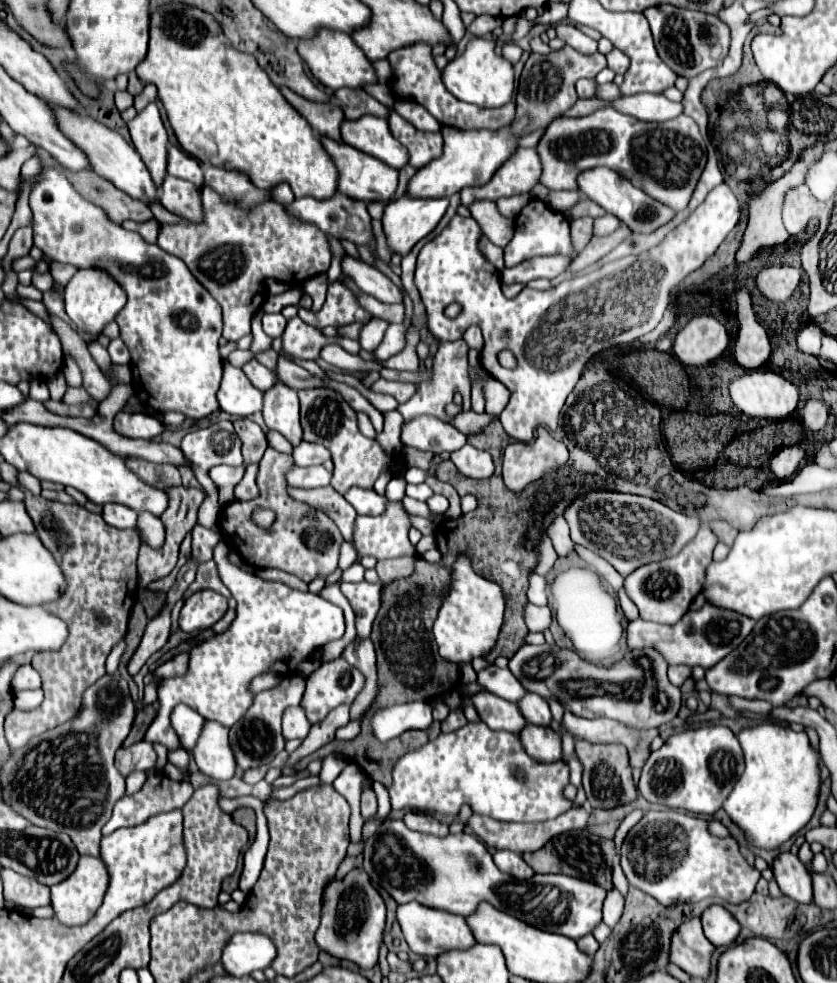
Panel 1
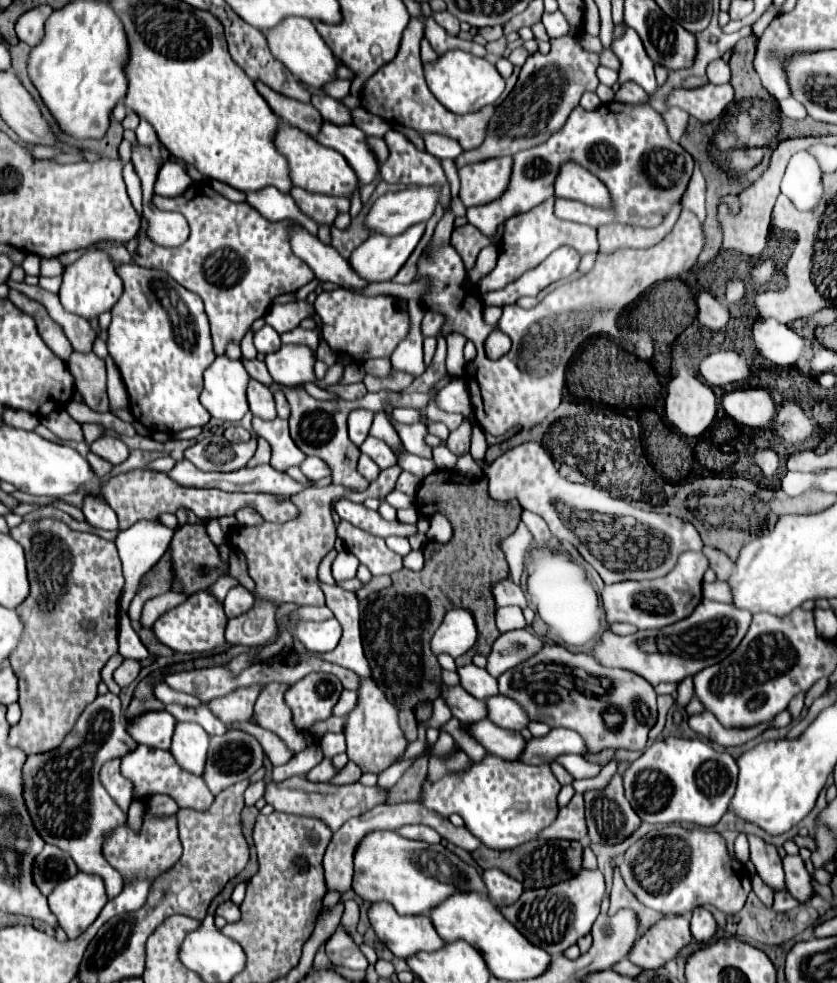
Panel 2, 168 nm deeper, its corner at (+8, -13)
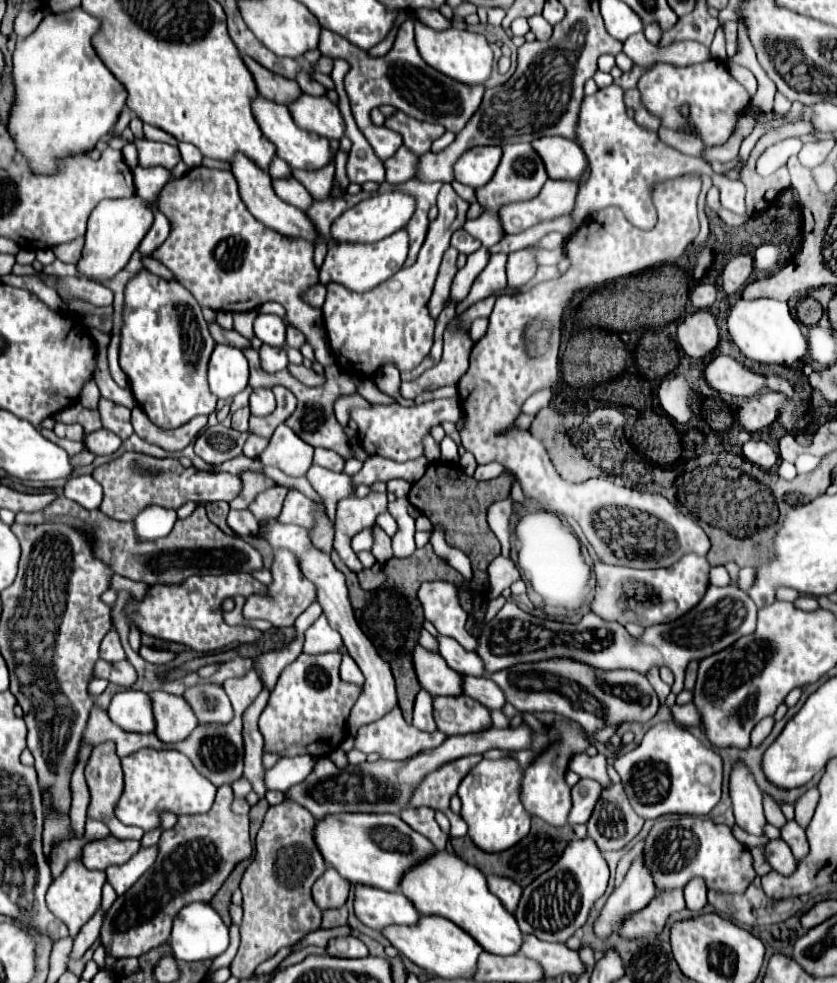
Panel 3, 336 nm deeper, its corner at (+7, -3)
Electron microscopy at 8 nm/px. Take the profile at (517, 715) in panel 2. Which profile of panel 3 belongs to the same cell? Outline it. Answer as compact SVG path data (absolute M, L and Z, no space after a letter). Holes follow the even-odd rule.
M462 675L462 693L480 701L486 709L502 709L502 705L506 703L506 697L498 689L498 685L494 685L492 679L484 677Z

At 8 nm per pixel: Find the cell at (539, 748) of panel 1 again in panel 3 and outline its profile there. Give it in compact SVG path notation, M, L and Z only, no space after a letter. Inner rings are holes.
M466 695L434 697L434 721L446 735L474 733L492 725L488 709Z

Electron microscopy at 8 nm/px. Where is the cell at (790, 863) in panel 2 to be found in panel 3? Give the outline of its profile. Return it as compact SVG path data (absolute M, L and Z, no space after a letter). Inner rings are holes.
M774 839L764 845L764 859L774 871L782 875L790 875L796 869L796 857L782 839Z

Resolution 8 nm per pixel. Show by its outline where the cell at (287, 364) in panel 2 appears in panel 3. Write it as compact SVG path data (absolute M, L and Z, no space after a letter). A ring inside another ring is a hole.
M262 345L260 347L260 367L266 373L278 373L282 369L286 369L288 359L286 353L280 347L272 347L272 345Z

